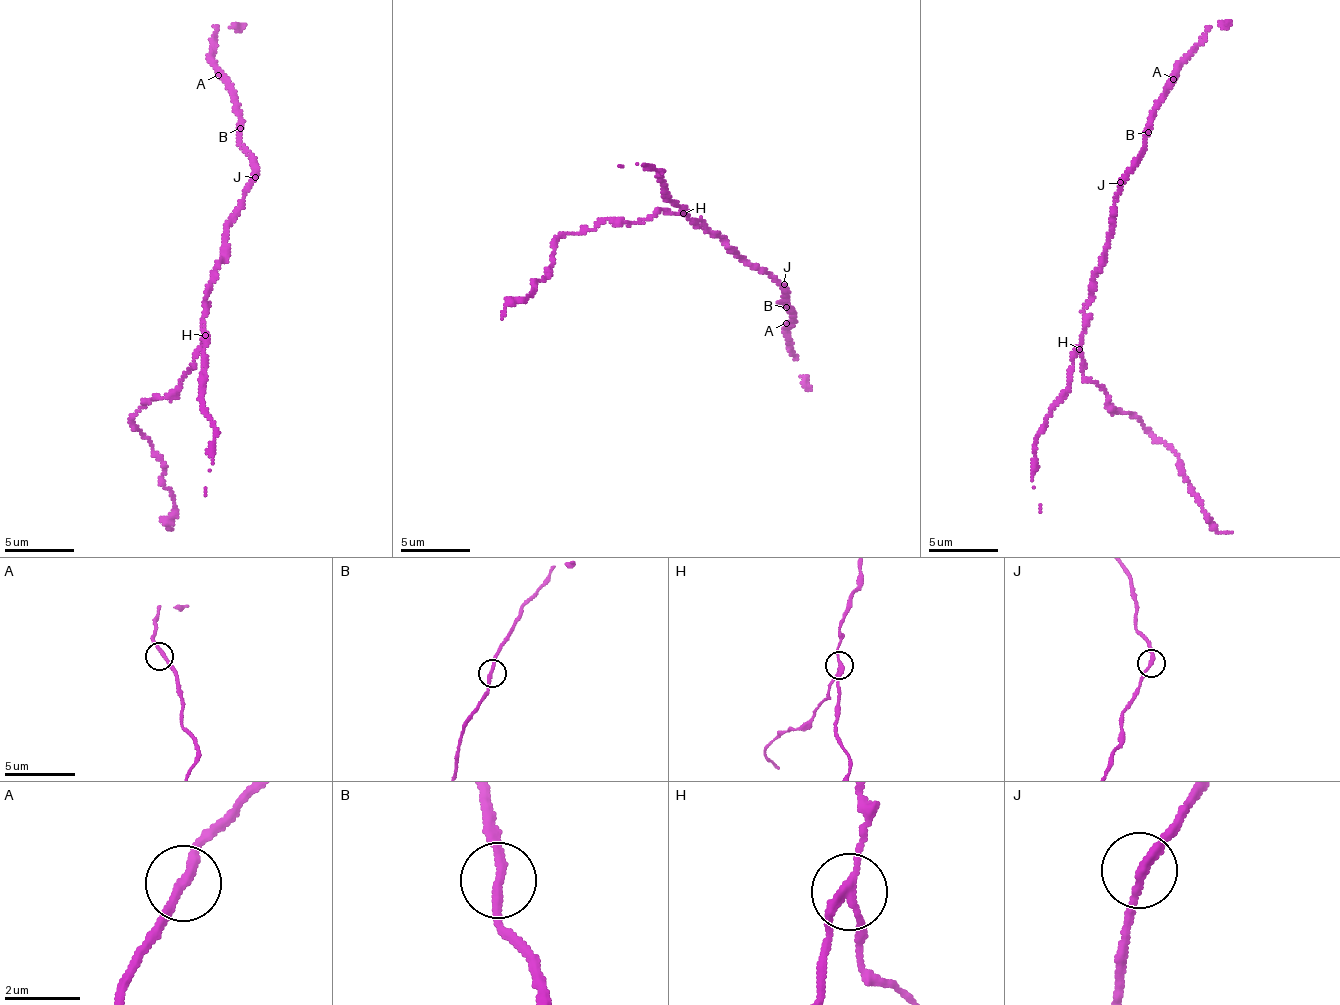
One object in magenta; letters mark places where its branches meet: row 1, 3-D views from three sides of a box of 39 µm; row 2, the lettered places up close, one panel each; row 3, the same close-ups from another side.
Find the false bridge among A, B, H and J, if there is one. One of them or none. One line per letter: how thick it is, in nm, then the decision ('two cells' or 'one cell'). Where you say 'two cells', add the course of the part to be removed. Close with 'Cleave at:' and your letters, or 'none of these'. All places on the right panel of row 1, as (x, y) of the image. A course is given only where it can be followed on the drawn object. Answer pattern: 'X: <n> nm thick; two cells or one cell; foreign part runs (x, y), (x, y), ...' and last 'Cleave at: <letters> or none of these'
A: 240 nm thick; one cell
B: 240 nm thick; one cell
H: 200 nm thick; two cells; foreign part runs (1080, 349), (1081, 371), (1105, 393), (1112, 412), (1135, 414), (1178, 458), (1202, 511), (1221, 532), (1232, 532)
J: 240 nm thick; one cell
Cleave at: H

